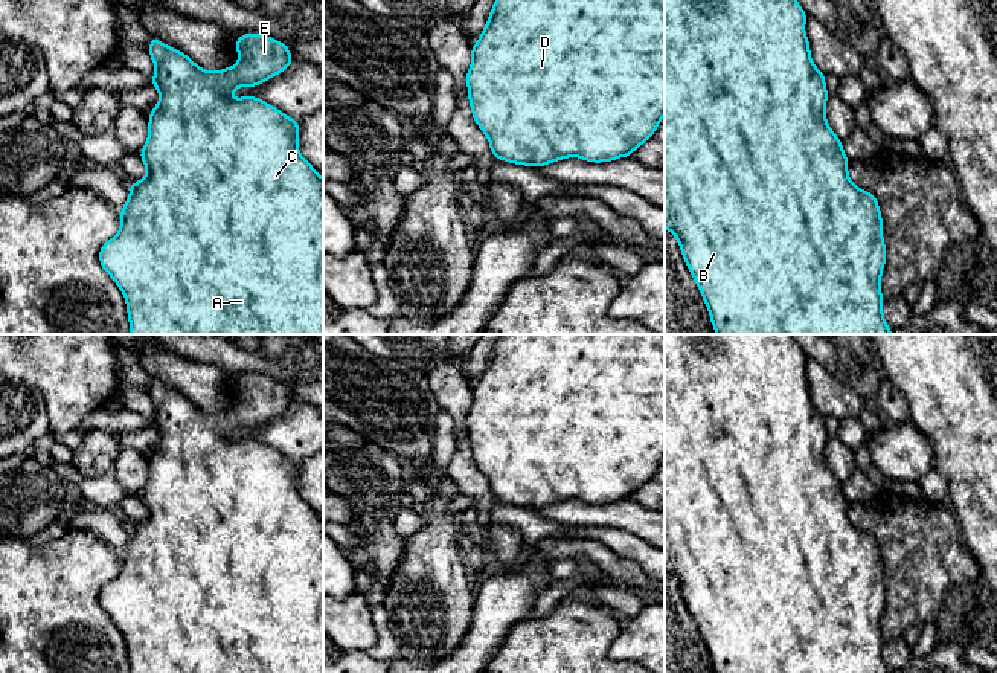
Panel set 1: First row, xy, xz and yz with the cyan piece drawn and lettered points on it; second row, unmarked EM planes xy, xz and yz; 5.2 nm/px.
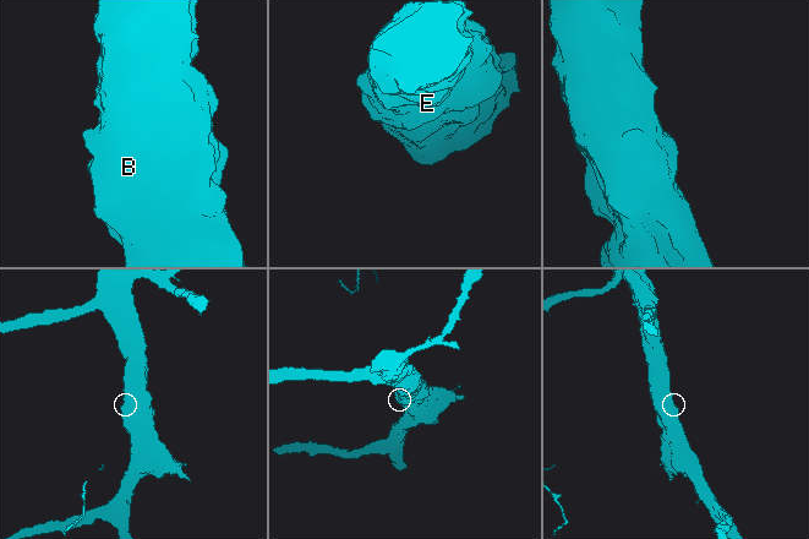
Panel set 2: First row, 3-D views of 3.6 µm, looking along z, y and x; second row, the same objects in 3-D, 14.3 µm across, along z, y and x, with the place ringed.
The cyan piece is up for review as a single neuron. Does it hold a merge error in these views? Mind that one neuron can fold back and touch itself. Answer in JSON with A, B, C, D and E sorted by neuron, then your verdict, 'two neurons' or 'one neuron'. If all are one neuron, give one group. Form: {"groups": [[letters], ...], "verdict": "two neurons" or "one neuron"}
{"groups": [["A", "B", "C", "D", "E"]], "verdict": "one neuron"}

